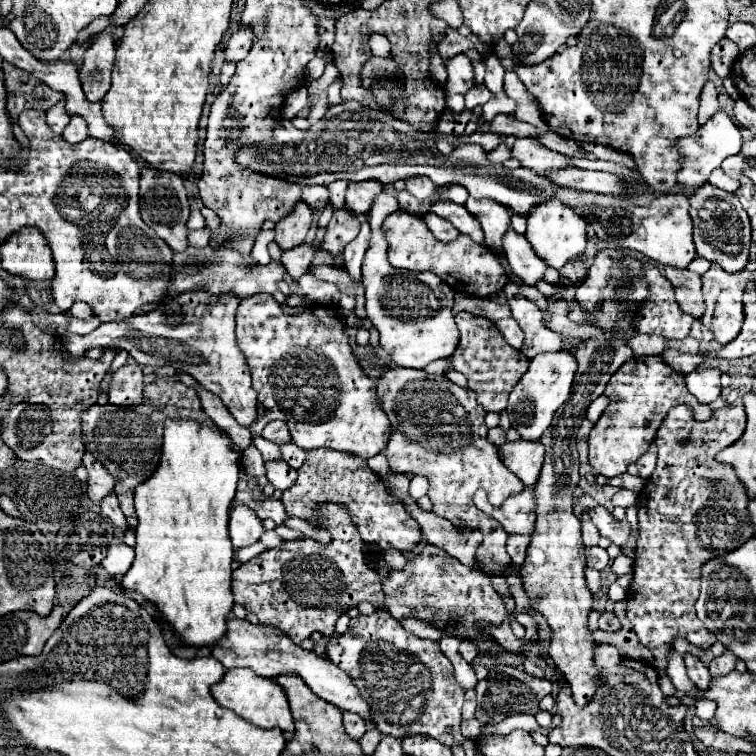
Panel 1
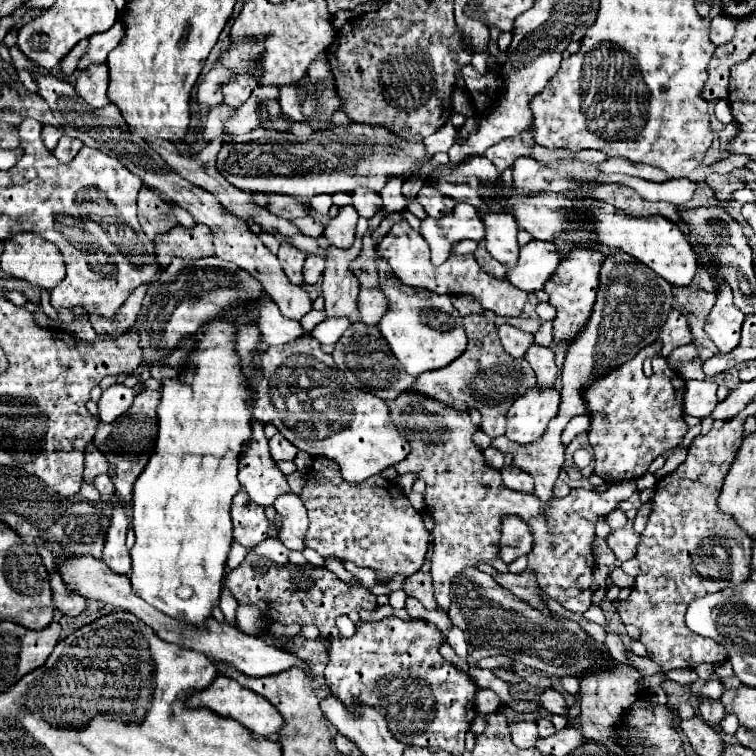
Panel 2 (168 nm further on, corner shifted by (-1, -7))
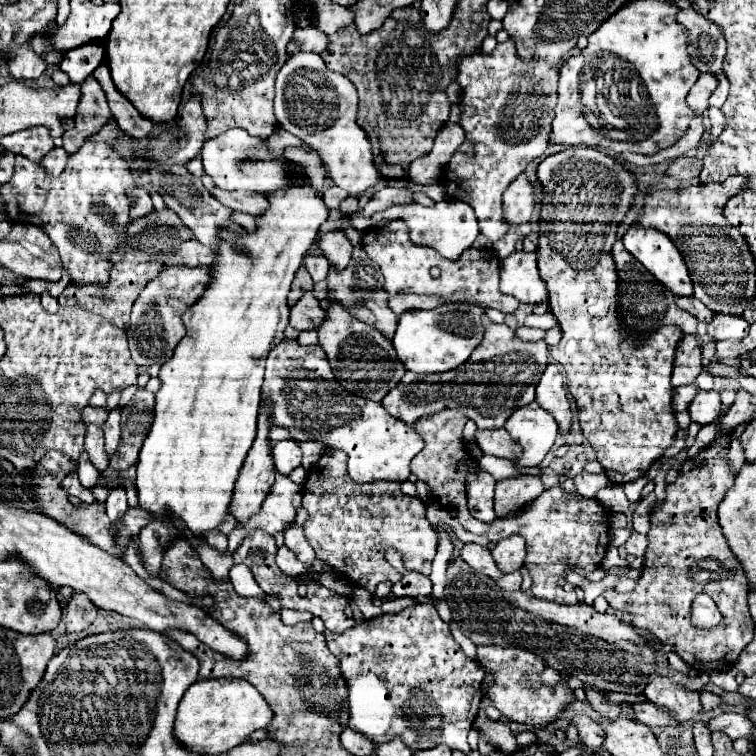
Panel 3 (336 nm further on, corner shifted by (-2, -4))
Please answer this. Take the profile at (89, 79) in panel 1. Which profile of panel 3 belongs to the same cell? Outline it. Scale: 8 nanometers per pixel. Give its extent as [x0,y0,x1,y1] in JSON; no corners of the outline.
[62,77,112,155]

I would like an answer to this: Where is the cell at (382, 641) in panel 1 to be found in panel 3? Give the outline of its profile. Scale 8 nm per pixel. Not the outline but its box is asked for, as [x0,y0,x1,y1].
[324,603,482,753]

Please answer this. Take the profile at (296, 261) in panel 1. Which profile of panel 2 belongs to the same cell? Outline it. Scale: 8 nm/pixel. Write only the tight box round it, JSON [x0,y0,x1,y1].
[303,254,325,284]

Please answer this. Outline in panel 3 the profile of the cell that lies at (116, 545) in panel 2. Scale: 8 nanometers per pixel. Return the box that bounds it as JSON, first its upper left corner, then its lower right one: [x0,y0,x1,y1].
[106,485,128,521]

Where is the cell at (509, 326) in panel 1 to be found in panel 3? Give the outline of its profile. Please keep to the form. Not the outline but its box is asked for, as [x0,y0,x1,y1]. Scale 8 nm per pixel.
[516,327,546,341]

